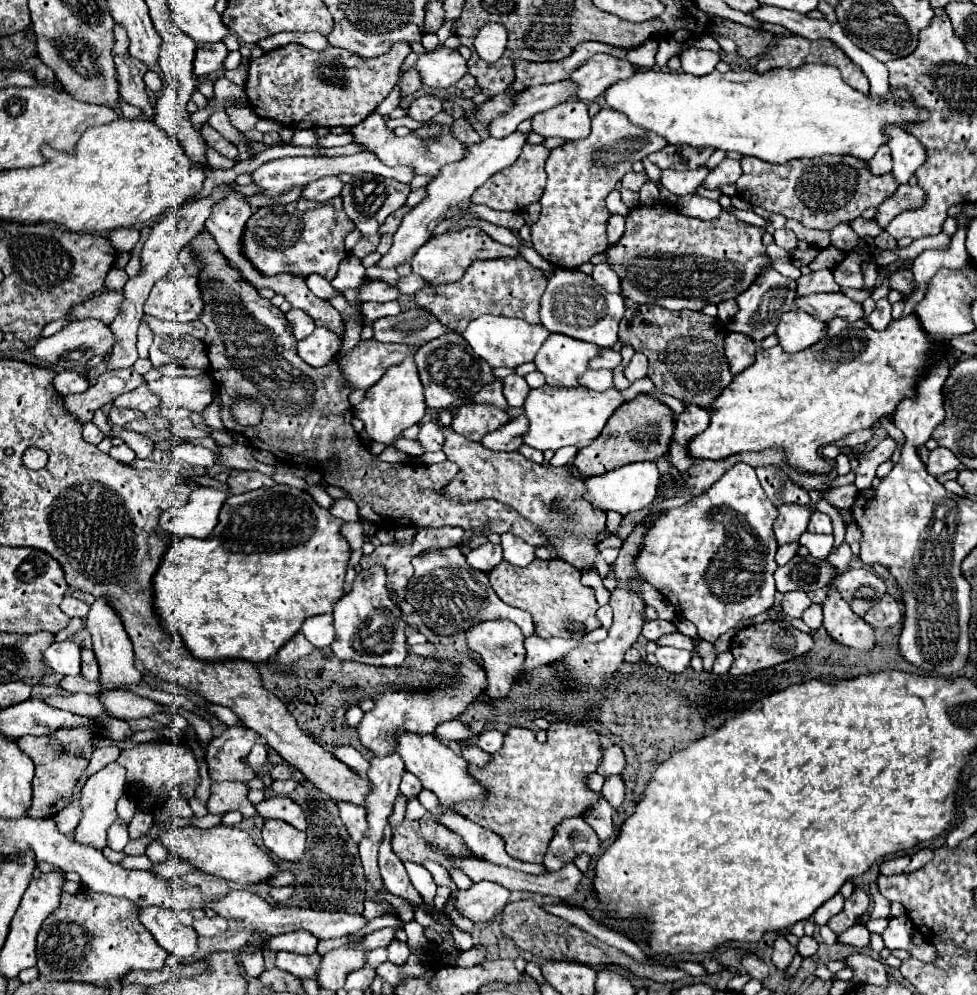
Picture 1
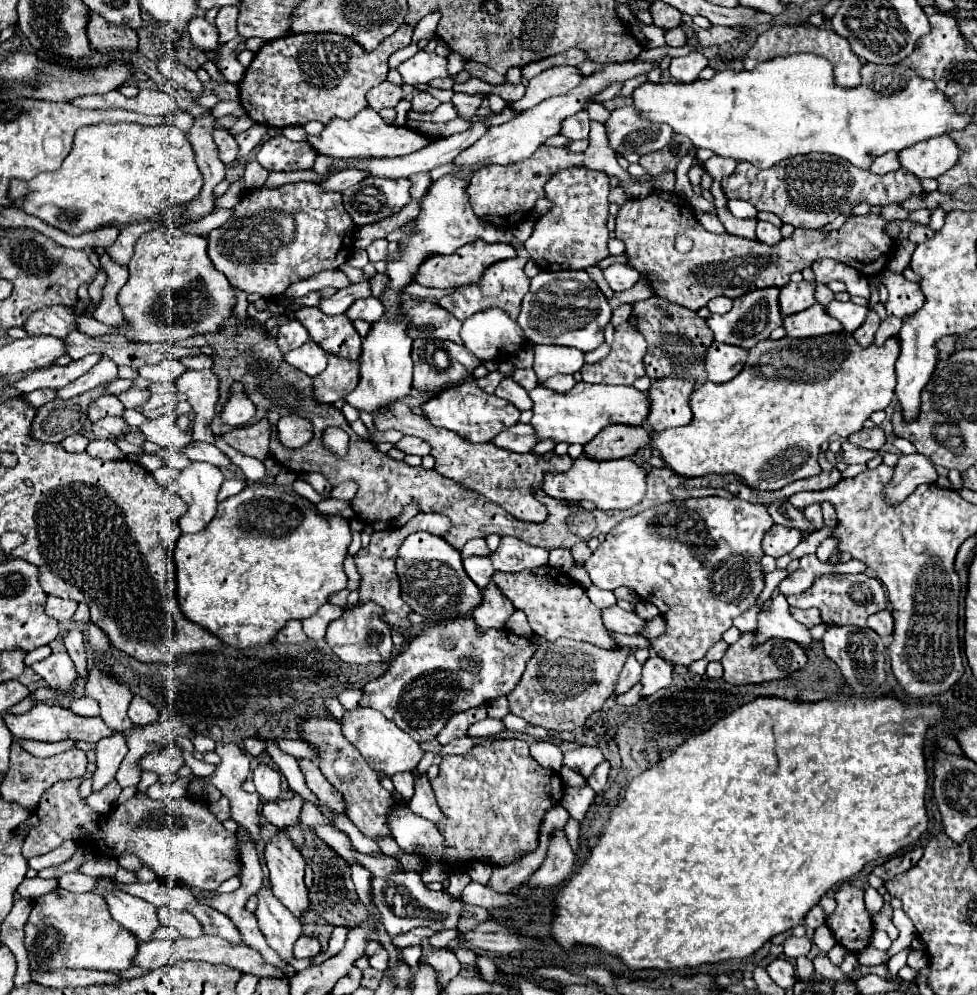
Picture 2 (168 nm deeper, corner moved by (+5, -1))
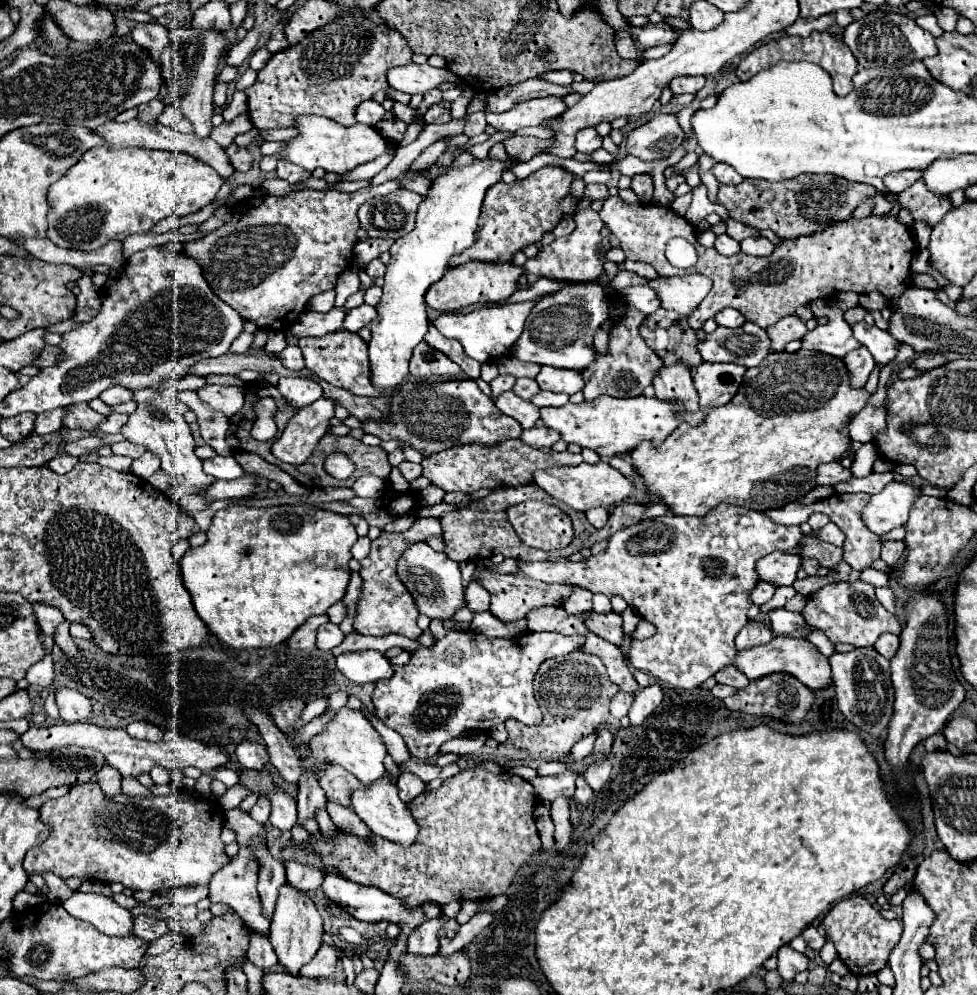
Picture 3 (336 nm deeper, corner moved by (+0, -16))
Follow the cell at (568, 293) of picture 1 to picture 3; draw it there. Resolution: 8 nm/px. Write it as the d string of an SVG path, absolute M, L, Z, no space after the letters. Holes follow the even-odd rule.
M595 282L591 284L567 284L557 292L545 294L527 316L523 334L515 342L513 354L523 362L537 362L555 368L585 370L595 362L593 334L609 318L609 300L603 288Z

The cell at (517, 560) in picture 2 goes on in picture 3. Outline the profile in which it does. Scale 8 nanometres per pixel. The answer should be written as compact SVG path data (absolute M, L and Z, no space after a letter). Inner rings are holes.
M719 504L707 516L673 516L665 514L655 520L643 520L635 526L623 528L609 538L605 552L589 556L581 564L575 562L517 562L517 574L541 580L541 582L569 582L583 586L595 594L607 598L621 596L631 608L635 608L645 620L653 622L657 632L643 642L631 642L631 664L649 676L667 682L675 688L693 690L711 678L717 670L727 666L735 658L735 634L749 622L747 610L753 606L751 592L759 582L755 564L759 558L775 550L791 550L801 538L799 526L781 526L767 520L761 512Z

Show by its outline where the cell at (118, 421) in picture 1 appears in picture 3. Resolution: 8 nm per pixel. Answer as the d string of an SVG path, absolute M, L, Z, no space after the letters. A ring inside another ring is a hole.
M75 404L69 408L71 408L71 412L67 414L67 428L73 428L73 430L95 432L97 426L107 420L107 416L91 410L87 404Z

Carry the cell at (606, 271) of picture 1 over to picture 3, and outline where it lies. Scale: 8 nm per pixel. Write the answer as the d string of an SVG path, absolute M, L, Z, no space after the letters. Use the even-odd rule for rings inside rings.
M629 286L625 290L621 290L623 296L623 302L639 312L643 312L645 316L651 316L659 306L659 296L649 288L649 286Z

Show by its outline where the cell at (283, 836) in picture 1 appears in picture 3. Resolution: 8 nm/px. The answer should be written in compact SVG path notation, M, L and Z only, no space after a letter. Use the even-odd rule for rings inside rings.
M283 884L279 888L279 898L277 898L277 906L275 906L275 914L269 930L269 940L275 948L279 962L287 968L289 974L297 976L299 968L315 956L317 948L323 944L321 934L323 934L323 920L313 900L307 896L307 892L297 890L291 884Z

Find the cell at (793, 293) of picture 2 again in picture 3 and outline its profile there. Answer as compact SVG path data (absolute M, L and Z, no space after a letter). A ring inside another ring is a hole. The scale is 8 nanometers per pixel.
M791 314L791 316L785 316L783 320L779 320L777 324L769 326L767 332L771 336L771 348L775 352L779 352L779 350L785 348L787 342L801 340L803 334L807 332L807 326L805 326L805 322L797 314Z

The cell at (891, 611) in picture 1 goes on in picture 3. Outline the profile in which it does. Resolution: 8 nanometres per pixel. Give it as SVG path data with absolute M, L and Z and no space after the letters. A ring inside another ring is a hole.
M889 632L887 634L881 634L879 640L875 642L875 650L881 656L885 656L885 658L893 658L895 652L897 652L897 648L899 648L899 636L889 634Z

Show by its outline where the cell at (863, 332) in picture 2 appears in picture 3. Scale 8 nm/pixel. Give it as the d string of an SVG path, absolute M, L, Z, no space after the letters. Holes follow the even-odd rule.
M863 346L849 352L843 360L851 372L851 384L855 384L855 386L863 386L867 382L867 376L875 368L875 360L873 360L871 352L867 352L867 348L863 348Z

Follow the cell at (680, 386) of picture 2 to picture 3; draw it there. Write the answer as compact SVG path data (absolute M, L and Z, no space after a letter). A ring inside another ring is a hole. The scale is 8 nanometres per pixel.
M673 364L671 368L663 366L657 372L653 386L659 400L681 400L687 412L697 412L701 408L691 372L683 364Z

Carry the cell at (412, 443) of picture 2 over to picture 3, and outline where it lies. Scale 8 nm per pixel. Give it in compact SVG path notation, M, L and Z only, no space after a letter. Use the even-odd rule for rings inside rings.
M405 460L405 462L399 464L399 470L401 470L401 474L411 482L413 478L419 478L419 476L421 476L421 470L423 470L423 468L421 468L421 464L413 464L413 462L407 462L407 460Z

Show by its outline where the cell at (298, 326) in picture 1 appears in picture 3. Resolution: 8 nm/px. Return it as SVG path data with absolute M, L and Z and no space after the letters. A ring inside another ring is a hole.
M287 344L287 348L279 354L279 360L289 370L303 370L305 368L305 360L303 360L301 348L297 344Z

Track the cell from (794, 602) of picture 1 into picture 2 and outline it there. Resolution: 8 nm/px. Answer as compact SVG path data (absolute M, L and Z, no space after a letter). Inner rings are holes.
M778 593L772 599L772 603L758 617L754 645L766 643L770 639L790 639L790 641L802 645L804 649L808 649L814 643L810 631L788 613L788 607L790 605L786 601L786 595Z

